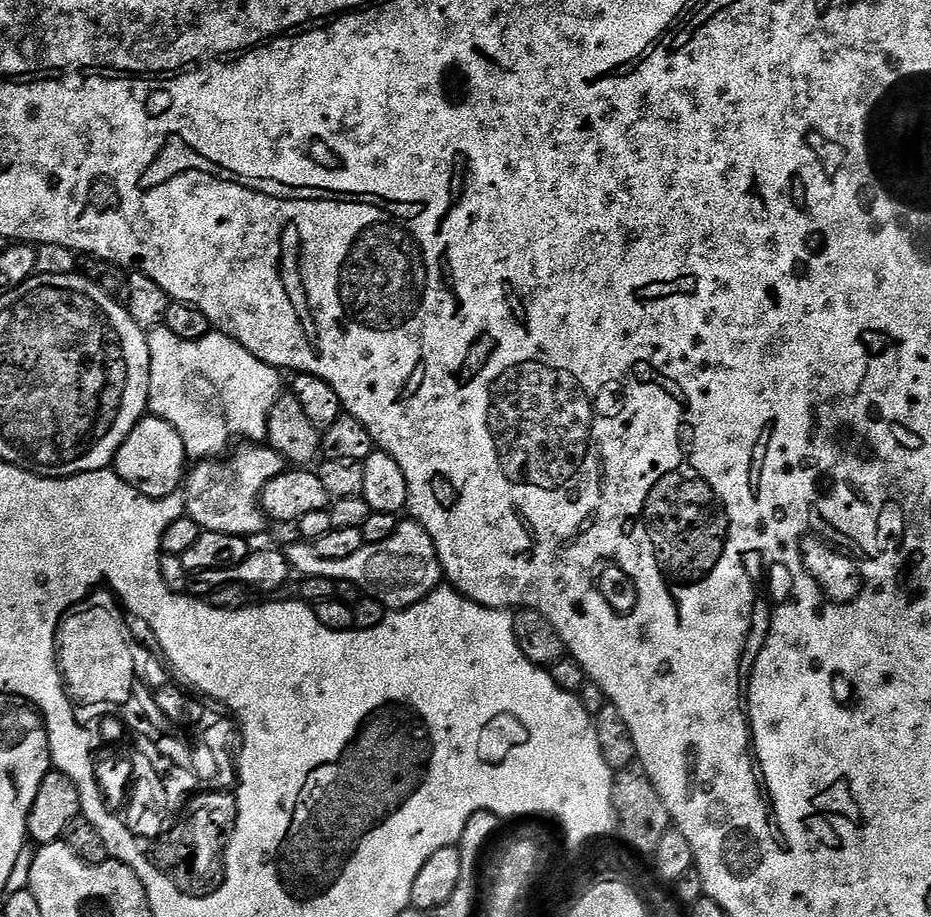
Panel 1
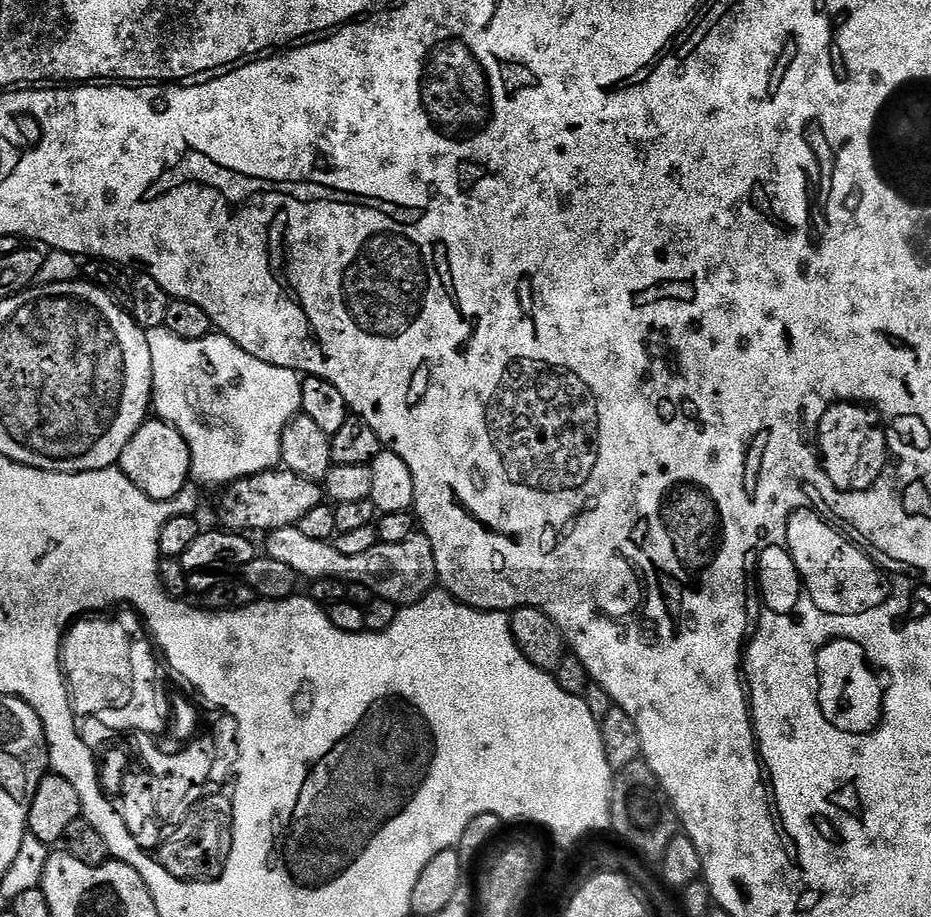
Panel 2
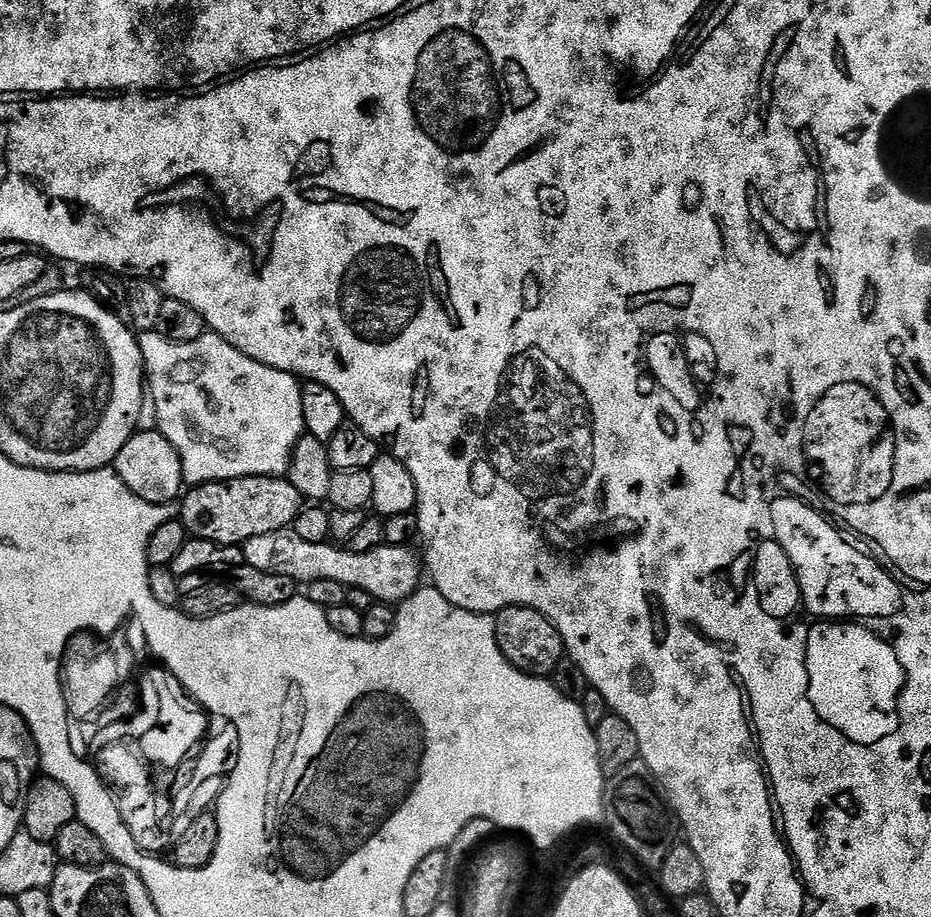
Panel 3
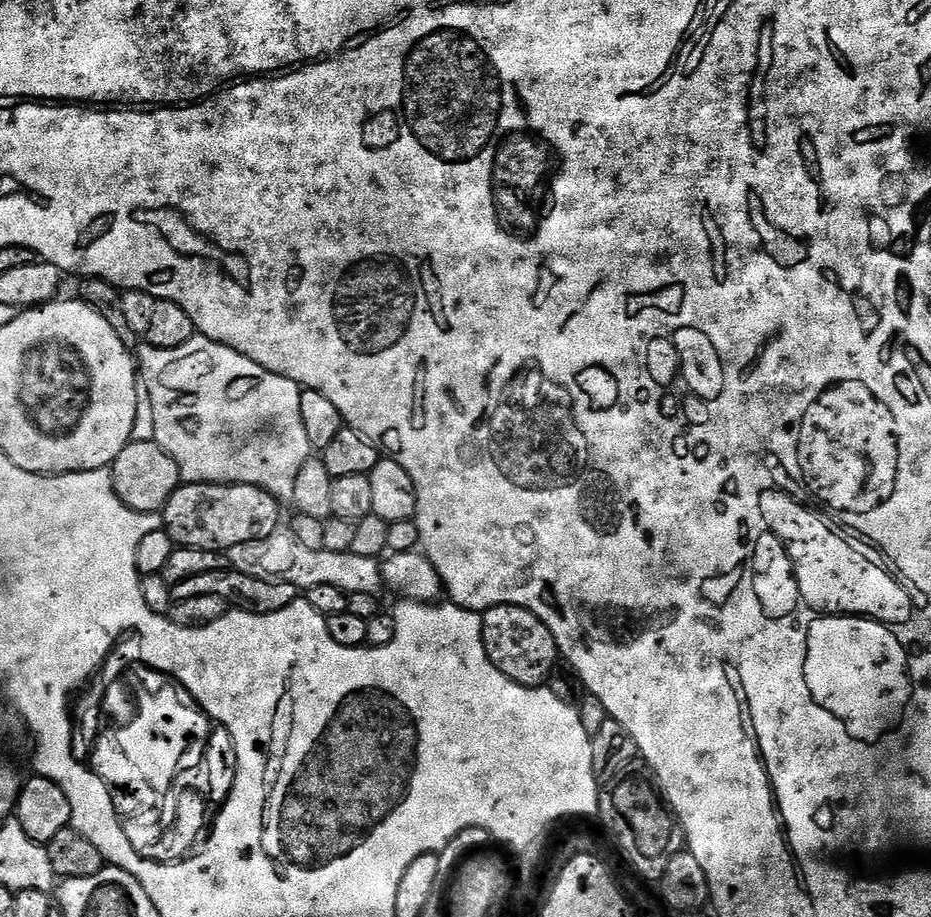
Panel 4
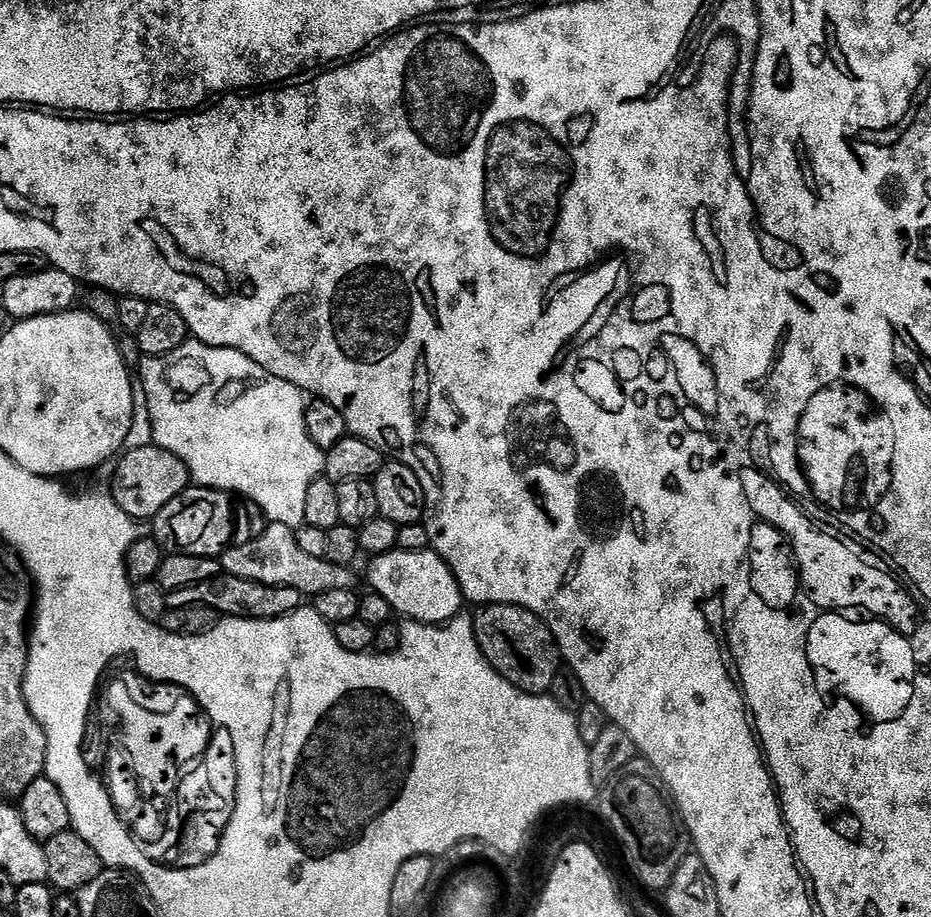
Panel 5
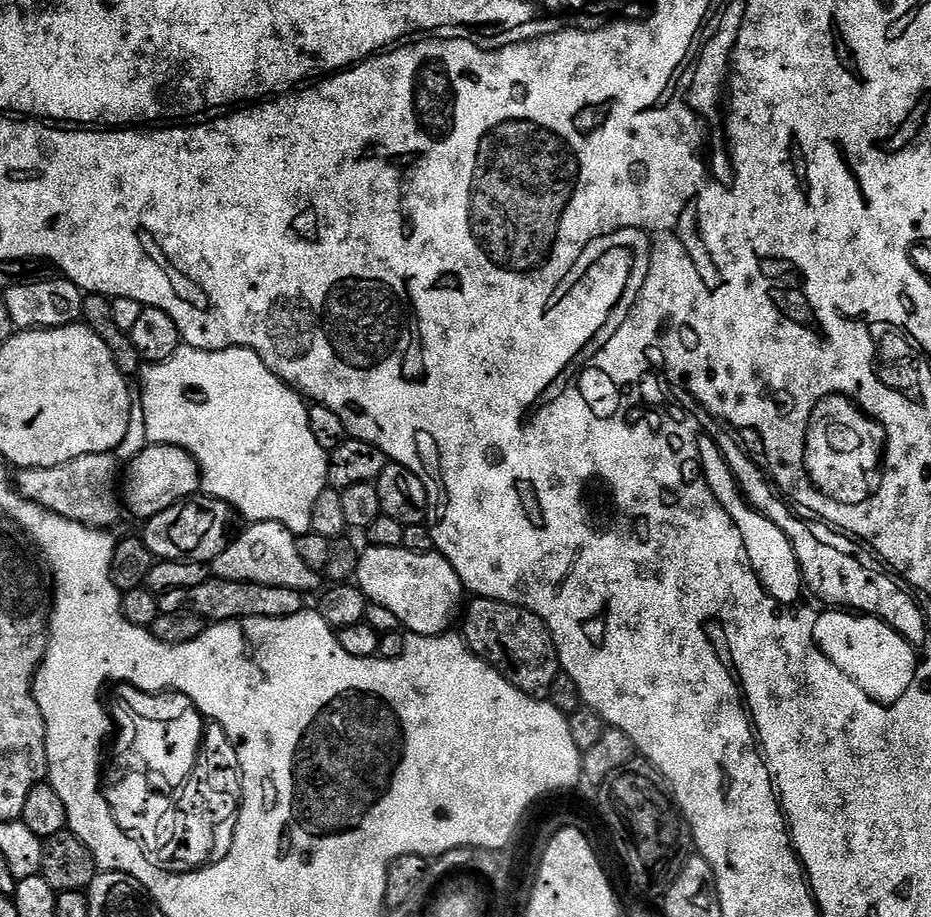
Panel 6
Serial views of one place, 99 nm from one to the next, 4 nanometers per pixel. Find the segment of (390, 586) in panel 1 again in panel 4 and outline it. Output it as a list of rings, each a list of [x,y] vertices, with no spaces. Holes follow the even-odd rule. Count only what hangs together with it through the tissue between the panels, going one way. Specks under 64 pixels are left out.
[[[284,526],[276,529],[274,534],[266,538],[258,538],[254,542],[241,542],[240,545],[228,549],[226,553],[231,571],[250,574],[250,578],[262,578],[274,582],[290,582],[297,590],[307,590],[314,586],[338,586],[343,592],[354,594],[377,594],[385,587],[384,570],[381,561],[377,558],[362,558],[362,554],[353,552],[327,552],[322,550],[310,550],[302,546],[298,538]]]

